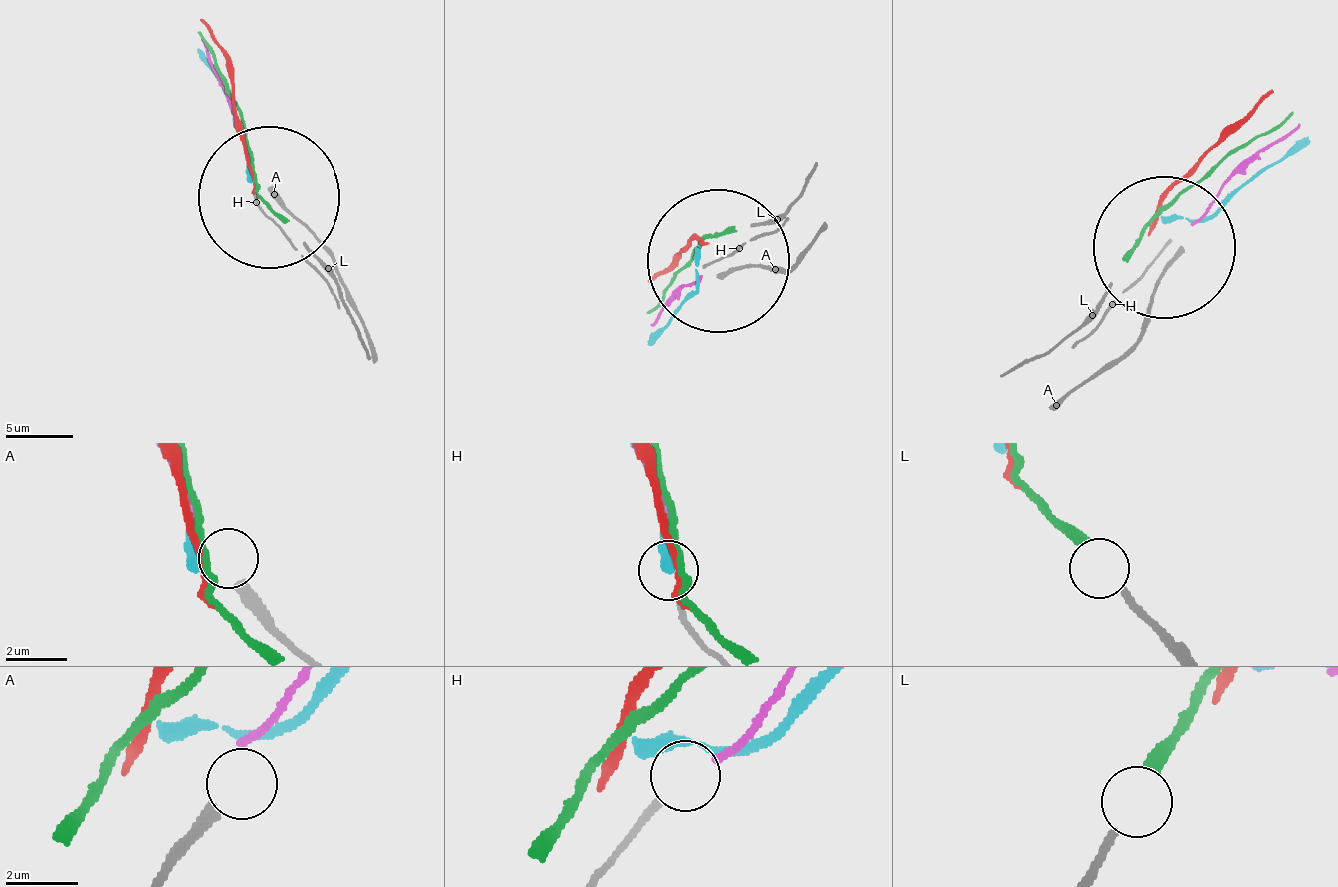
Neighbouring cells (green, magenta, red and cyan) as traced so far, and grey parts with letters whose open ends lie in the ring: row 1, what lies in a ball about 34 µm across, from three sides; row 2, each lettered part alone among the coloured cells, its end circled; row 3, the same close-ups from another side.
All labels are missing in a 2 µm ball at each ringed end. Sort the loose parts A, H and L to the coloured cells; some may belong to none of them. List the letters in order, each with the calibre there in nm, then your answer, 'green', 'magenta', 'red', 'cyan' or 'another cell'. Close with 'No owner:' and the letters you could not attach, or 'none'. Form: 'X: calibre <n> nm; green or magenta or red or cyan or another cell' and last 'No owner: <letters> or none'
A: calibre 400 nm; another cell
H: calibre 200 nm; magenta
L: calibre 240 nm; green
No owner: A

